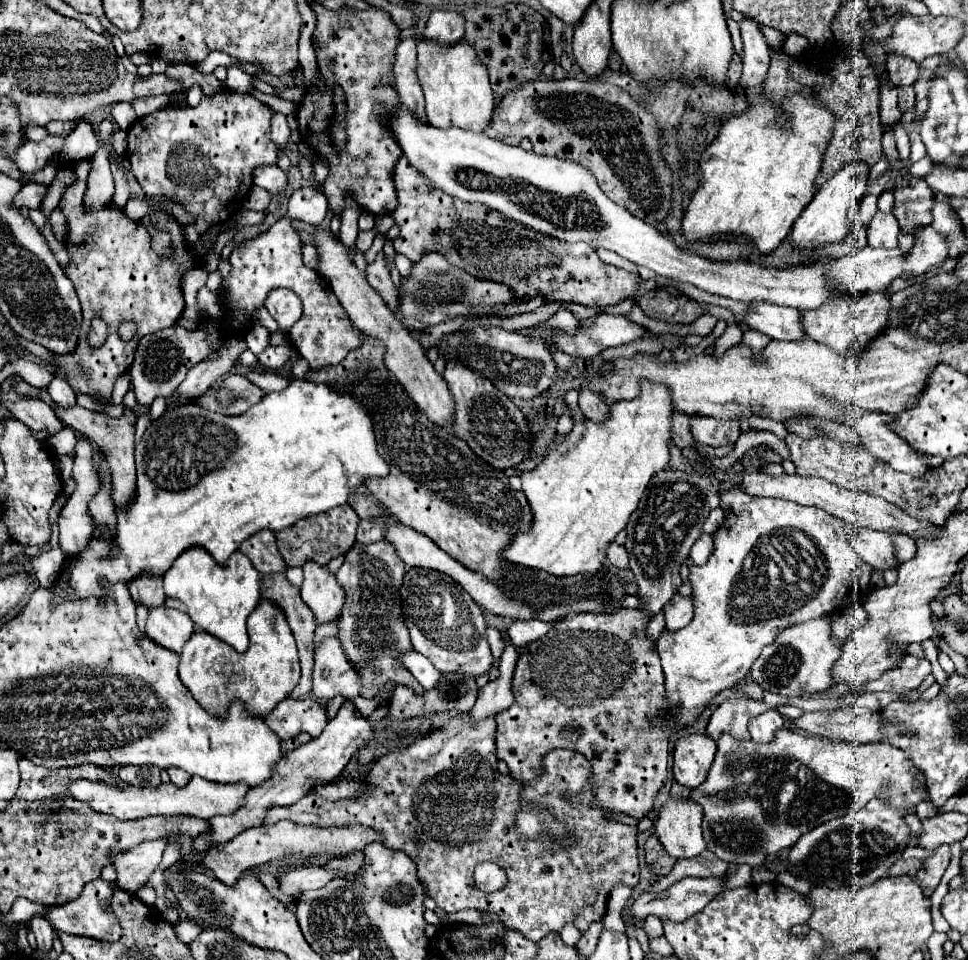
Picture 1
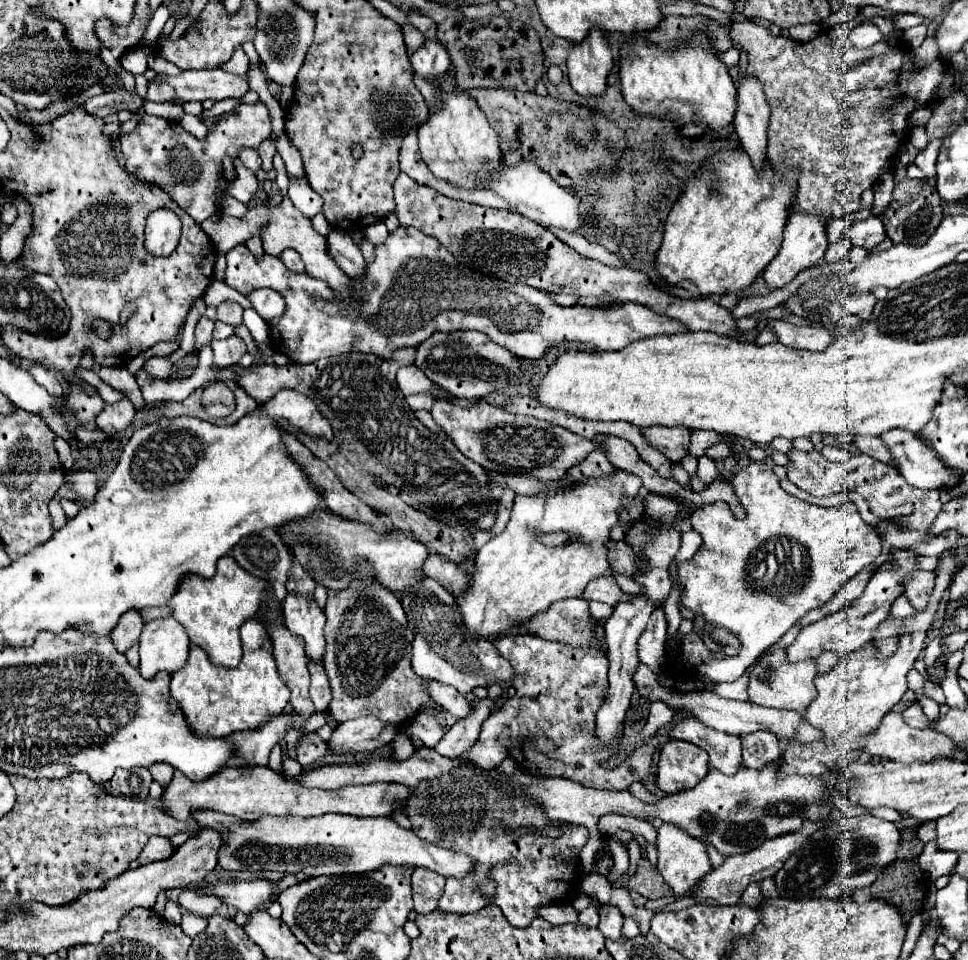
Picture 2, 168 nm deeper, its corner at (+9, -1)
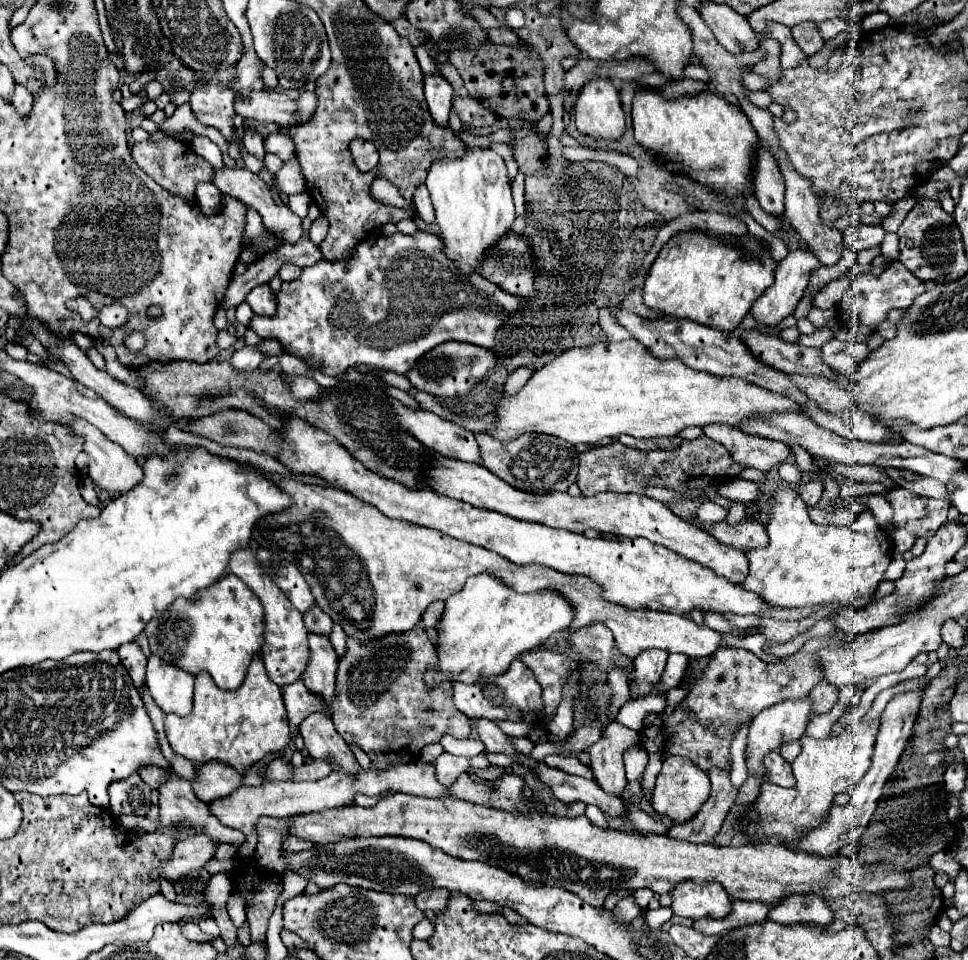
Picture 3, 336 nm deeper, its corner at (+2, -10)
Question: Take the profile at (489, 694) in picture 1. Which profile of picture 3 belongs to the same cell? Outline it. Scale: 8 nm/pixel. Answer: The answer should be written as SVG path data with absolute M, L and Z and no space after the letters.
M442 753L438 759L432 761L432 767L436 771L436 779L444 787L450 787L464 771L468 771L470 759L468 757L456 757L450 753Z

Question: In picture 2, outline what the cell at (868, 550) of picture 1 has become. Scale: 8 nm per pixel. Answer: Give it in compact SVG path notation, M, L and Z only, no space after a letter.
M915 570L911 574L911 578L903 580L905 596L909 598L909 602L915 610L923 610L927 606L929 592L933 590L933 582L935 582L935 574L927 572L927 570Z

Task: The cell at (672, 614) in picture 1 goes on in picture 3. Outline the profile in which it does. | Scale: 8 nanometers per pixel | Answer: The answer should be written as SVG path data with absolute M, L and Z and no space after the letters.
M642 651L636 659L634 659L634 667L636 667L636 691L632 691L630 687L630 699L640 699L650 695L648 687L652 687L652 683L660 681L660 675L666 667L666 651Z

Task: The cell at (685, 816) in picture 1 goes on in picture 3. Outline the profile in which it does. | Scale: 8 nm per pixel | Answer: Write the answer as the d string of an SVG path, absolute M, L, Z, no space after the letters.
M684 881L676 885L672 895L674 913L680 917L688 917L692 921L702 917L724 919L732 913L732 903L720 883L696 885L694 881Z

